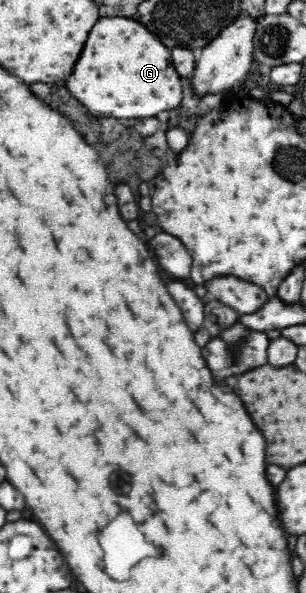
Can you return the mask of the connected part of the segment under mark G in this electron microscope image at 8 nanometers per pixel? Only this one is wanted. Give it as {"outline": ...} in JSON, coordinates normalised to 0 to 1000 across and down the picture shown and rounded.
{"outline":[[[327,30],[301,47],[242,125],[216,135],[235,162],[294,189],[366,199],[484,199],[595,172],[601,135],[575,121],[556,84],[431,30]]]}

